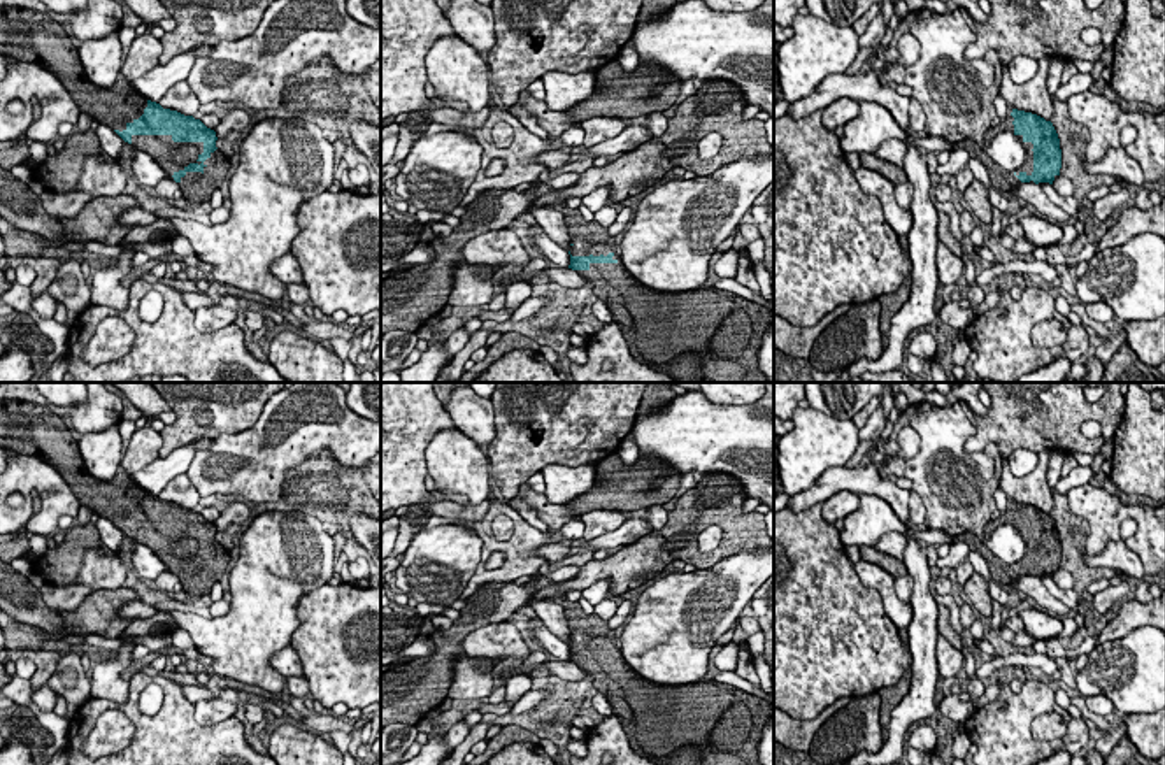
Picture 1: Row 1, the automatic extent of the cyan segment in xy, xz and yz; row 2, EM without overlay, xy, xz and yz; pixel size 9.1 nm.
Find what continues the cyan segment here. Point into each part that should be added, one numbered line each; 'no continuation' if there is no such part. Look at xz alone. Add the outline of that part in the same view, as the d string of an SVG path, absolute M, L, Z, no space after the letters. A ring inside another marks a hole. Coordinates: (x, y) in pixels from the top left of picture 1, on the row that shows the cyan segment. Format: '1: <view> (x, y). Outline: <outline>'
1: xz (704, 336). Outline: M565 207L565 225L572 240L572 256L607 256L612 263L590 263L588 270L575 270L593 295L611 311L612 321L626 339L632 356L663 372L677 382L770 382L758 367L761 337L774 319L774 311L749 302L732 291L697 288L691 291L658 291L633 279L625 268L614 237L595 219L586 221L579 209Z

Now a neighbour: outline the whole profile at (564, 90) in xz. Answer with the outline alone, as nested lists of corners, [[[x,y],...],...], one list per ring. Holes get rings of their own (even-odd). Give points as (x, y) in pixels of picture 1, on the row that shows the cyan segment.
[[[547,72],[542,75],[546,88],[546,107],[549,111],[563,112],[590,98],[595,89],[595,72],[567,74],[567,72]]]

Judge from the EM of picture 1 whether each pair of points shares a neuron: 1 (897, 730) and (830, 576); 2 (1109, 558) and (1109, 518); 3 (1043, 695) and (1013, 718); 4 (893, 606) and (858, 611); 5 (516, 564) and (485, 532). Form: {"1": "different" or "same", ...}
{"1": "different", "2": "different", "3": "same", "4": "different", "5": "same"}

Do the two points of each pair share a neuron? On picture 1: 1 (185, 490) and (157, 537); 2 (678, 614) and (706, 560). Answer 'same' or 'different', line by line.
1: different
2: different

